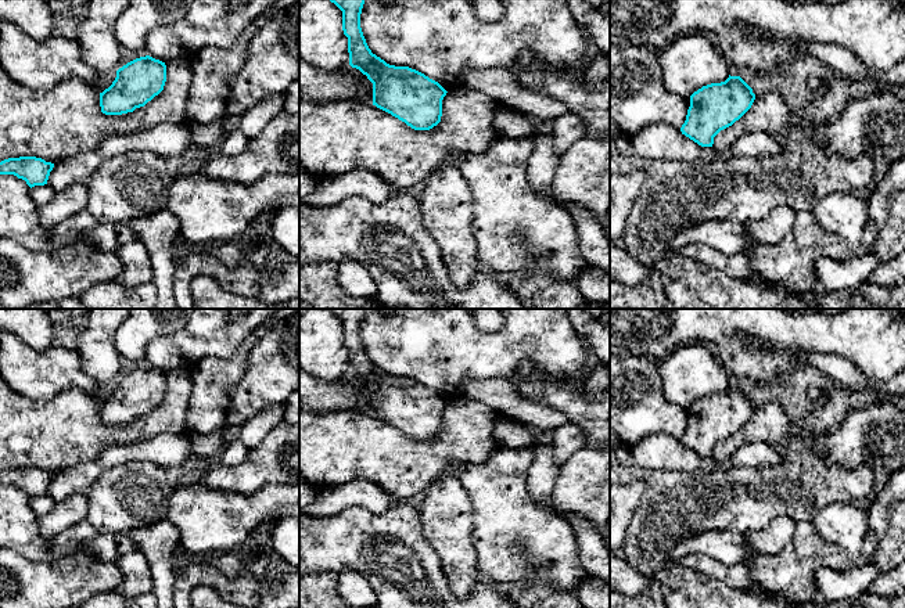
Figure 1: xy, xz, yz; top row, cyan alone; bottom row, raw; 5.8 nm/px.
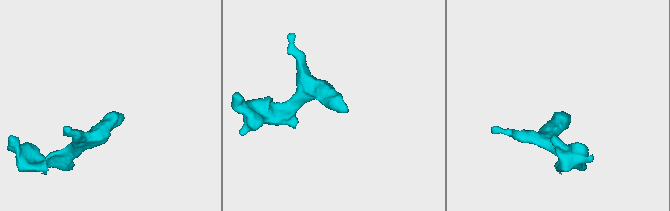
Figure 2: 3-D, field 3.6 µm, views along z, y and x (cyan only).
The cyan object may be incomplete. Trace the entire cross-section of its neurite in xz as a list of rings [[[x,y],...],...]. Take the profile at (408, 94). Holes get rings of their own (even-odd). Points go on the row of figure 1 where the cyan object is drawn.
[[[330,0],[342,11],[342,30],[348,37],[349,65],[373,83],[373,105],[414,130],[430,130],[441,122],[446,90],[409,66],[387,64],[369,48],[360,28],[364,0]]]

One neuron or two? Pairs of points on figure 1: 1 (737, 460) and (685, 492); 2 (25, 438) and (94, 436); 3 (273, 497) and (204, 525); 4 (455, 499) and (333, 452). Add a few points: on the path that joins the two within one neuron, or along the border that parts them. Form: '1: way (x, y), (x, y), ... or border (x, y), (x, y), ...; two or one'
1: border (728, 463), (732, 466), (762, 467); two
2: way (42, 436), (78, 436); one
3: way (257, 507), (240, 522), (221, 522); one
4: border (442, 472), (423, 492); two

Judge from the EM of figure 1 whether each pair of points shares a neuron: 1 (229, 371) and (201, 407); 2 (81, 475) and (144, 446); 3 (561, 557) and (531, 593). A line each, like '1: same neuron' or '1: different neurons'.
1: same neuron
2: same neuron
3: different neurons

